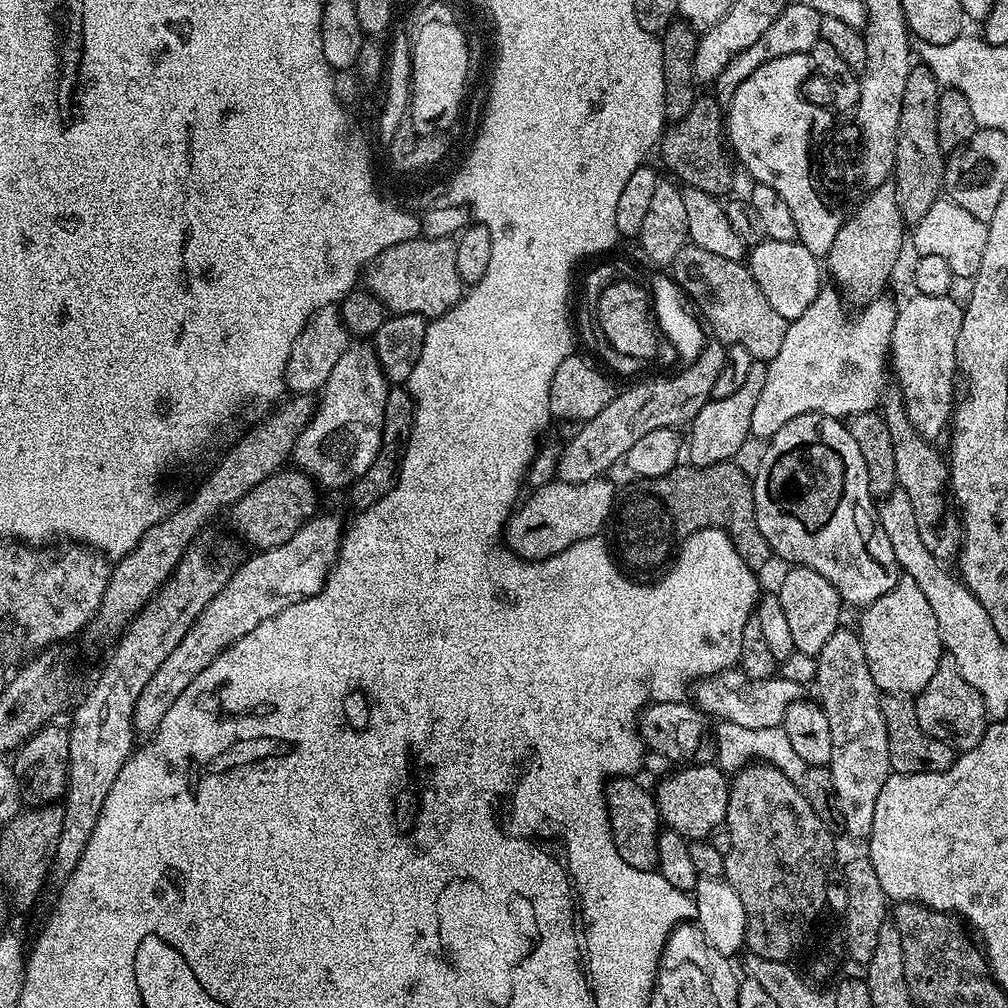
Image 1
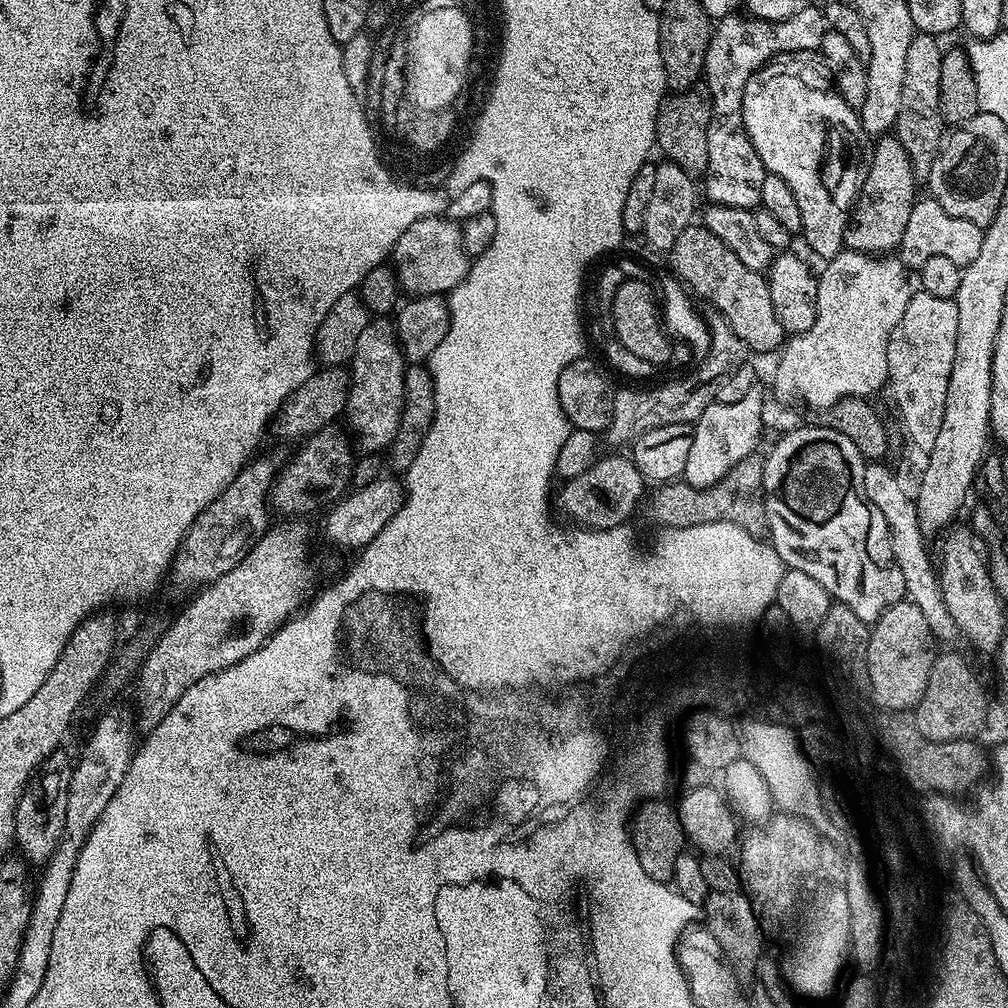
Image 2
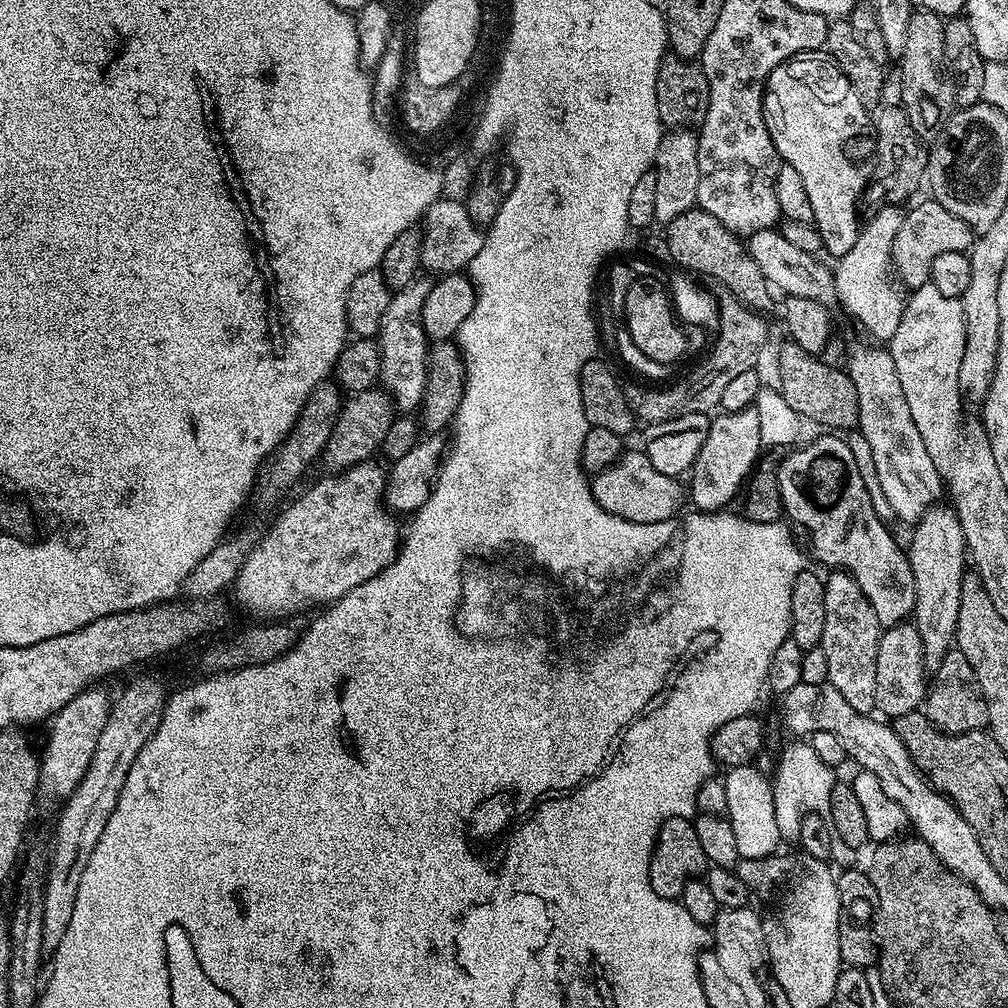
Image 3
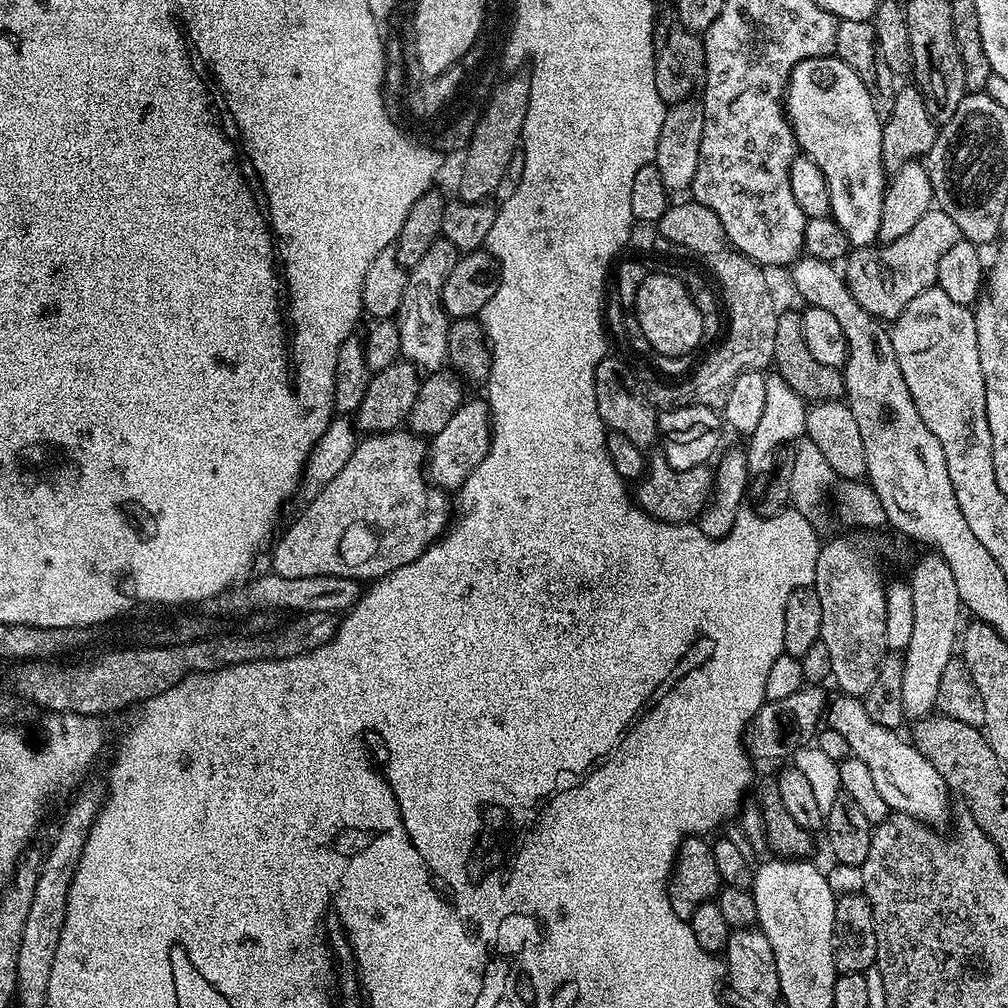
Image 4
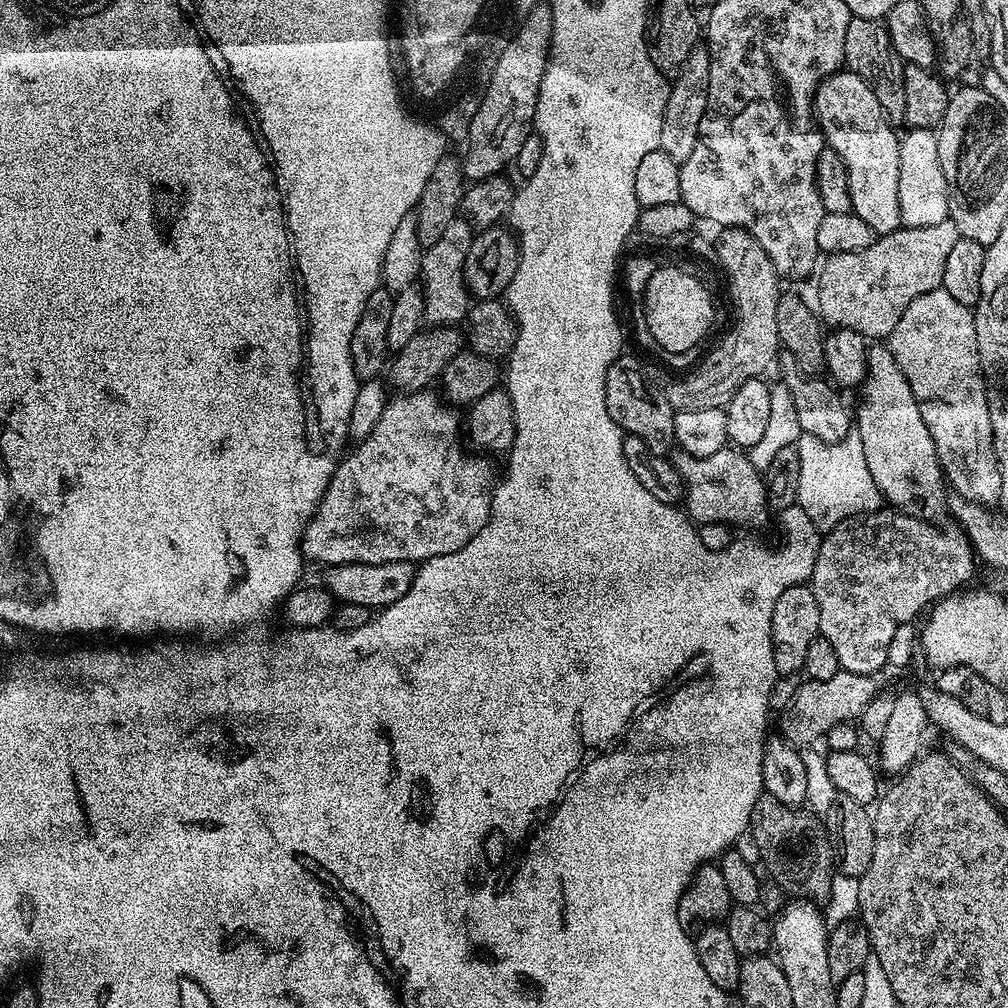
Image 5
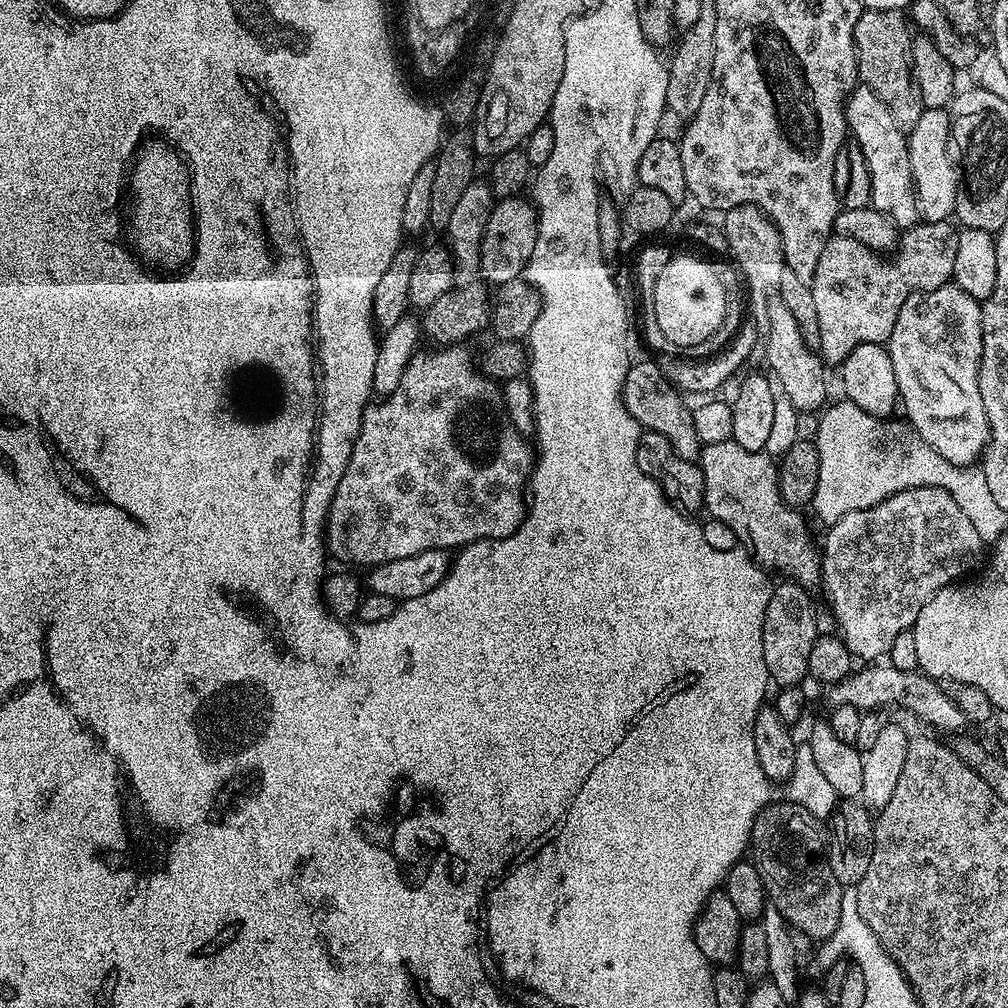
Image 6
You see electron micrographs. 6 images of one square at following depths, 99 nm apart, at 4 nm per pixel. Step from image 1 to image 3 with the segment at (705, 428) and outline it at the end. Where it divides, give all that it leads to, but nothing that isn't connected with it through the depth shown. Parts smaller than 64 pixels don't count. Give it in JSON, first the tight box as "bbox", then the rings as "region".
{"bbox":[690,406,762,514],"region":[[[755,406],[737,412],[724,412],[708,426],[706,442],[698,450],[698,458],[692,464],[692,488],[690,484],[690,504],[698,512],[715,514],[729,507],[732,499],[741,495],[746,481],[762,455],[759,438],[759,416]]]}

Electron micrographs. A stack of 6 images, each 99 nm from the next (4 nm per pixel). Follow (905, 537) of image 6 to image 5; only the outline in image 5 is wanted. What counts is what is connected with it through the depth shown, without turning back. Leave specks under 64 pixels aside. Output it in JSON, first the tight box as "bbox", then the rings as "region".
{"bbox":[810,510,978,676],"region":[[[879,510],[844,520],[829,531],[820,541],[810,579],[814,598],[818,598],[820,635],[834,646],[834,654],[838,654],[843,671],[863,676],[875,676],[881,671],[880,667],[883,669],[887,665],[890,638],[894,638],[898,626],[913,623],[920,611],[923,613],[943,596],[963,589],[978,565],[972,544],[959,527],[935,528],[931,519],[887,511]]]}

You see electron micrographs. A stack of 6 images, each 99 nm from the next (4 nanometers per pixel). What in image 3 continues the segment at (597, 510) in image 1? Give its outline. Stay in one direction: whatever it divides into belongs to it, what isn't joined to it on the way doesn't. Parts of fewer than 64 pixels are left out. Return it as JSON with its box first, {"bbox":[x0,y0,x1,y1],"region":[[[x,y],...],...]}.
{"bbox":[590,450,686,524],"region":[[[643,450],[621,452],[616,464],[595,473],[590,483],[594,498],[598,506],[602,506],[602,510],[635,524],[653,524],[673,519],[679,513],[676,511],[686,504],[685,485],[683,488],[677,477],[667,476],[661,474],[659,470],[654,470],[654,465]]]}

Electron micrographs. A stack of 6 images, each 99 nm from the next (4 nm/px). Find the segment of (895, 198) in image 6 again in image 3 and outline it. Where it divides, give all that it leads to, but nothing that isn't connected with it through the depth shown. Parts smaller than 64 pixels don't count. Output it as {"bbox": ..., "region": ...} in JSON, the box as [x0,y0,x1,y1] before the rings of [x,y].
{"bbox":[764,54,869,258],"region":[[[800,54],[769,72],[768,80],[764,83],[764,121],[781,161],[794,166],[794,170],[798,170],[798,178],[802,178],[802,186],[806,186],[812,223],[824,243],[823,251],[829,252],[832,258],[844,256],[846,250],[858,242],[862,220],[856,217],[856,203],[861,203],[866,187],[865,169],[863,172],[848,157],[848,143],[855,136],[862,135],[867,124],[869,127],[869,109],[860,101],[854,86],[850,86],[850,78],[842,74],[835,60],[824,54]]]}

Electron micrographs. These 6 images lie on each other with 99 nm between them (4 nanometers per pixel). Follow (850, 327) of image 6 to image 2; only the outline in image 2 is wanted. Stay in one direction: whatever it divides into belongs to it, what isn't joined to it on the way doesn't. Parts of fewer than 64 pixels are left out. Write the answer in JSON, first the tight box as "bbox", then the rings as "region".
{"bbox":[898,199,984,270],"region":[[[917,199],[916,205],[910,210],[910,222],[906,222],[906,234],[902,234],[902,242],[898,255],[904,261],[905,268],[919,270],[929,258],[950,258],[960,269],[964,269],[978,253],[982,251],[984,228],[974,222],[966,222],[966,218],[954,218],[942,210],[939,199]]]}

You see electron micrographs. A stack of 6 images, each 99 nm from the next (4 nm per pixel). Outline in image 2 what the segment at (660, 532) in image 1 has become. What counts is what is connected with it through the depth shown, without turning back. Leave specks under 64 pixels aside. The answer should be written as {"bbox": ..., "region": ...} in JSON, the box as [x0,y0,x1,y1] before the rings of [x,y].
{"bbox":[652,454,768,537],"region":[[[753,454],[738,462],[713,486],[713,488],[695,488],[683,482],[664,482],[652,496],[652,516],[664,528],[685,528],[706,522],[733,520],[742,526],[751,536],[759,537],[768,531],[766,502],[764,501],[764,483],[762,470],[764,456]]]}

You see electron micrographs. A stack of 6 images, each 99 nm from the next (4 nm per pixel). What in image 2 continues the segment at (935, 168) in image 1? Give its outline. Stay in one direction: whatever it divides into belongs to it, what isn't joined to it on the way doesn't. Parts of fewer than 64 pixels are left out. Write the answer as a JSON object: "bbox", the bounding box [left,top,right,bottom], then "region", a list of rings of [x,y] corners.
{"bbox":[894,34,946,178],"region":[[[927,34],[913,35],[906,54],[906,74],[902,78],[902,102],[898,105],[898,118],[894,134],[902,142],[917,177],[926,178],[944,139],[946,125],[940,109],[938,82],[942,78],[941,41]]]}

